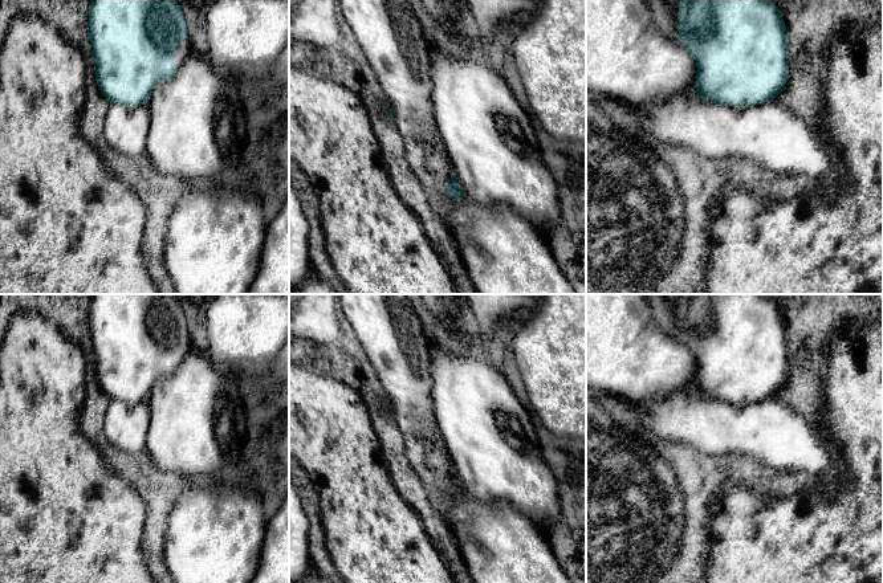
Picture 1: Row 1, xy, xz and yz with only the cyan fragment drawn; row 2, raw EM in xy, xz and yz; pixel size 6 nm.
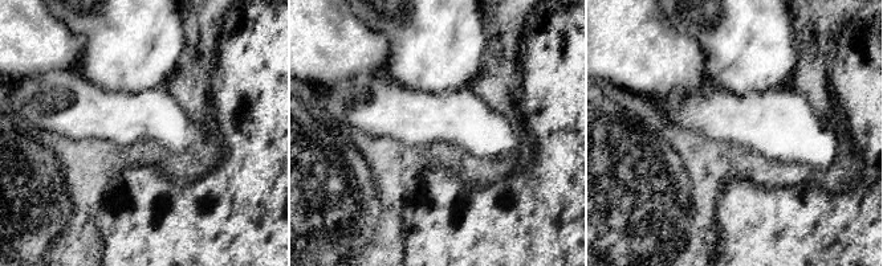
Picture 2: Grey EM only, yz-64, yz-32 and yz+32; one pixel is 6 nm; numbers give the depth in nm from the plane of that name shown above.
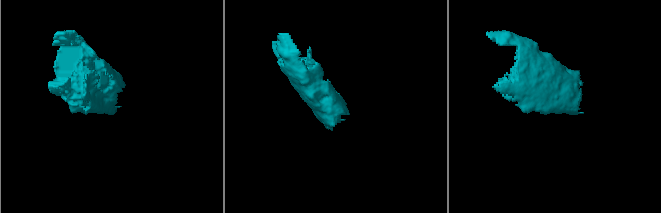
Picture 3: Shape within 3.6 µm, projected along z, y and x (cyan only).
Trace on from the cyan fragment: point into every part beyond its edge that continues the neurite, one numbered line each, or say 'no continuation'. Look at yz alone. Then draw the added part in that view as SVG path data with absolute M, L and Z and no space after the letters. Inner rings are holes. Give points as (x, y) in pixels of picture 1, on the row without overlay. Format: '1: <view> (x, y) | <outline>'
1: yz (664, 306) | M644 294L652 306L652 318L671 338L679 335L679 294Z

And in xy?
1: xy (182, 347) | M183 335L176 343L175 343L175 362L176 367L180 364L180 362L186 358L186 355L192 348L192 341L190 335Z

